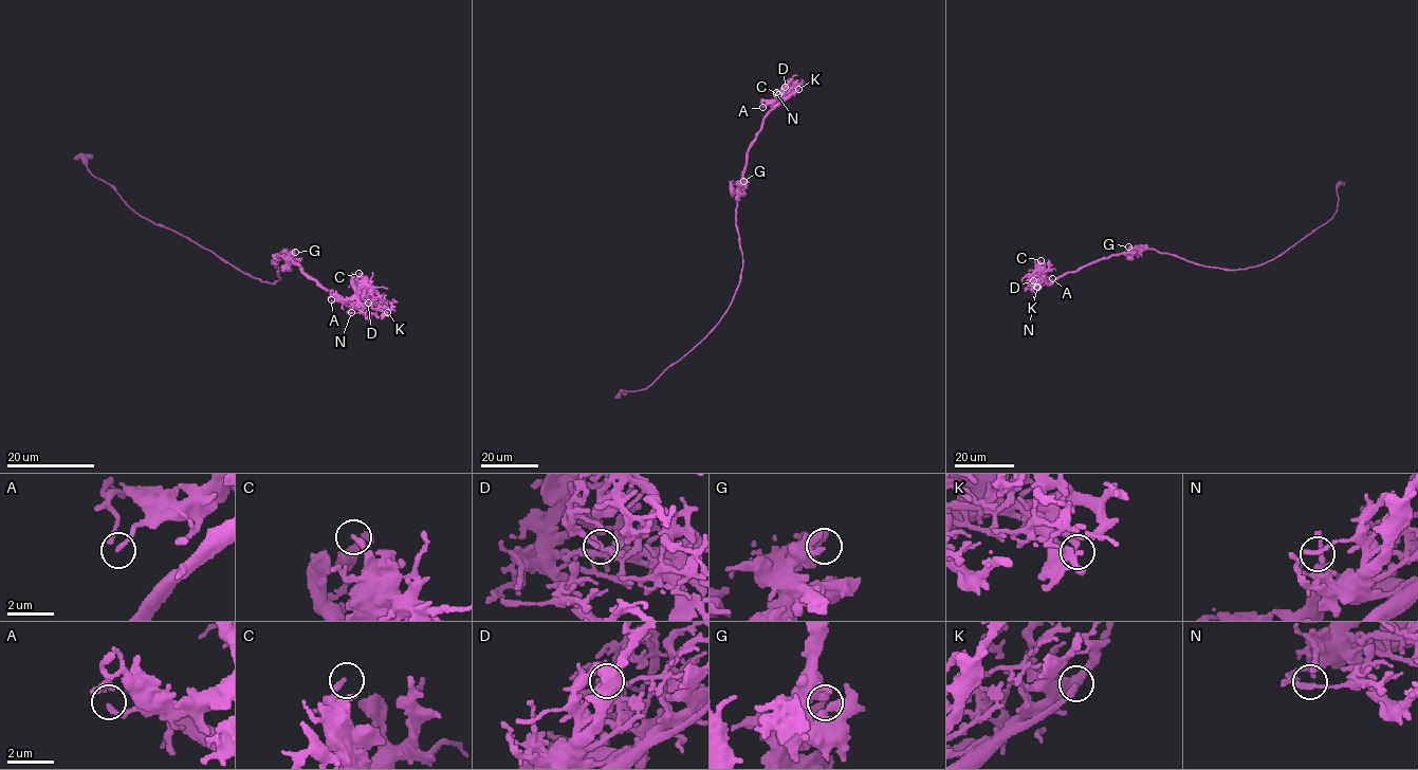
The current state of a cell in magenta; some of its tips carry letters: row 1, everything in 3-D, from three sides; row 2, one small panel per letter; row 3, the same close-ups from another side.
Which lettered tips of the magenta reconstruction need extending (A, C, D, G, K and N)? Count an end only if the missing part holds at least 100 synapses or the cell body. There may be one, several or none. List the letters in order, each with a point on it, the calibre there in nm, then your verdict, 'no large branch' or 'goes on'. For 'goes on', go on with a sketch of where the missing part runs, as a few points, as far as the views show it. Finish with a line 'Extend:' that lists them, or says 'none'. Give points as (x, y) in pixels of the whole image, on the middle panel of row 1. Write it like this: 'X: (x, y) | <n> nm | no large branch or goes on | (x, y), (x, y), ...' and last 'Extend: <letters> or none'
A: (762, 107) | 180 nm | no large branch
C: (778, 94) | 200 nm | no large branch
D: (785, 87) | 160 nm | no large branch
G: (743, 181) | 280 nm | no large branch
K: (798, 89) | 240 nm | goes on | (798, 89), (814, 68), (812, 55), (783, 39), (744, 31), (731, 19)
N: (776, 92) | 200 nm | no large branch
Extend: K

